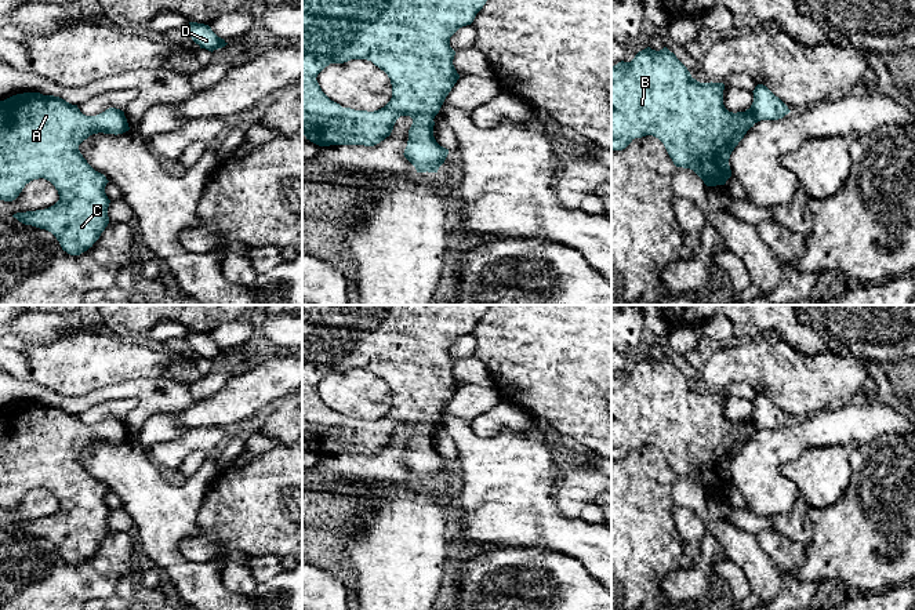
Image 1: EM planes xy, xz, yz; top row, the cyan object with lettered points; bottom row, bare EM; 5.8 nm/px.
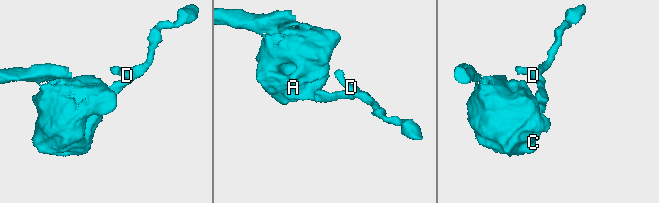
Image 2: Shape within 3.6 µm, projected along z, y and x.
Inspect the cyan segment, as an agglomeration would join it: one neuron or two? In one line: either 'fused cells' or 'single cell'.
single cell

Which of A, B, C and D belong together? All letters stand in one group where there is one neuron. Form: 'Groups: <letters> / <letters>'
Groups: A B C D

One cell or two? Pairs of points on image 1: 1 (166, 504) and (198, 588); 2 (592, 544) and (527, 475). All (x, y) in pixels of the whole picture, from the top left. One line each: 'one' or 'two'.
1: one
2: one

